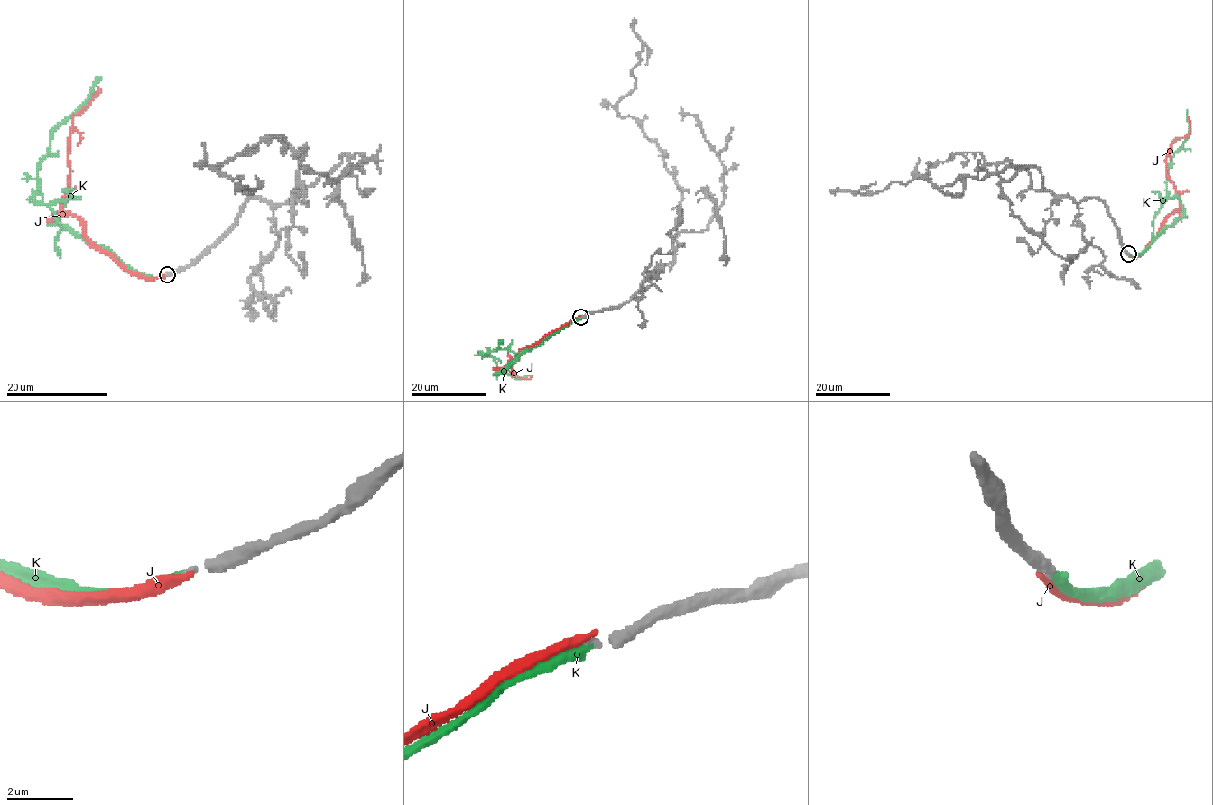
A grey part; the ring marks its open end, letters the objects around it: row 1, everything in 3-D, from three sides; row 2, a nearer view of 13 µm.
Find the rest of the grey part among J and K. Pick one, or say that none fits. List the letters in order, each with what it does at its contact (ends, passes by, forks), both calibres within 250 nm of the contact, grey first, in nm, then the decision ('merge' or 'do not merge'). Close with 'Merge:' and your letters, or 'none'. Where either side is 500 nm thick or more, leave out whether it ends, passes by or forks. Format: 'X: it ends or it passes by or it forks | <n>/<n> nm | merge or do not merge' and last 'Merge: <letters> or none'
J: it ends | 200/320 nm | do not merge
K: it ends | 260/300 nm | merge
Merge: K

